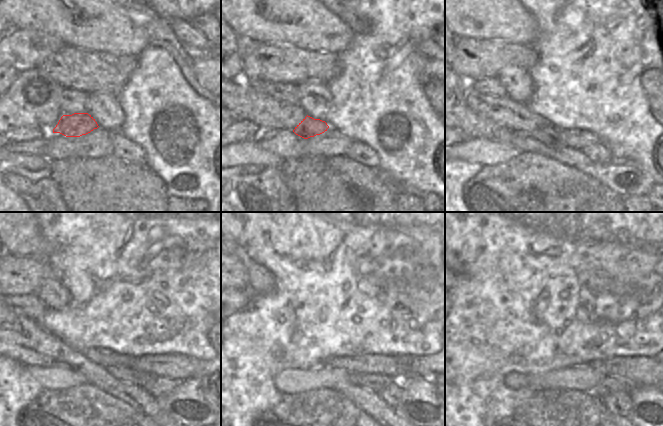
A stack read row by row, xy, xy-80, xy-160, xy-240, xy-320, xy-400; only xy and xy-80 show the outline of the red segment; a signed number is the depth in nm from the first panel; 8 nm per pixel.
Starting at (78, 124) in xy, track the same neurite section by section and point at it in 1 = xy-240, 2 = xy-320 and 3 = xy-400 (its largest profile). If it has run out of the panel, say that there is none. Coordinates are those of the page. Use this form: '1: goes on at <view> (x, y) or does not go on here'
1: goes on at xy-240 (125, 374)
2: goes on at xy-320 (375, 383)
3: goes on at xy-400 (608, 385)

